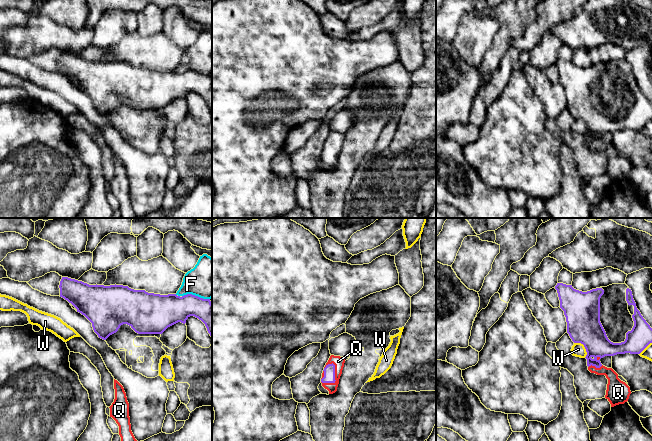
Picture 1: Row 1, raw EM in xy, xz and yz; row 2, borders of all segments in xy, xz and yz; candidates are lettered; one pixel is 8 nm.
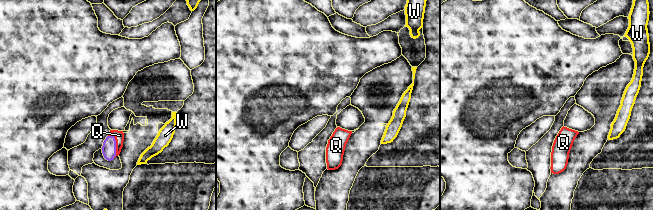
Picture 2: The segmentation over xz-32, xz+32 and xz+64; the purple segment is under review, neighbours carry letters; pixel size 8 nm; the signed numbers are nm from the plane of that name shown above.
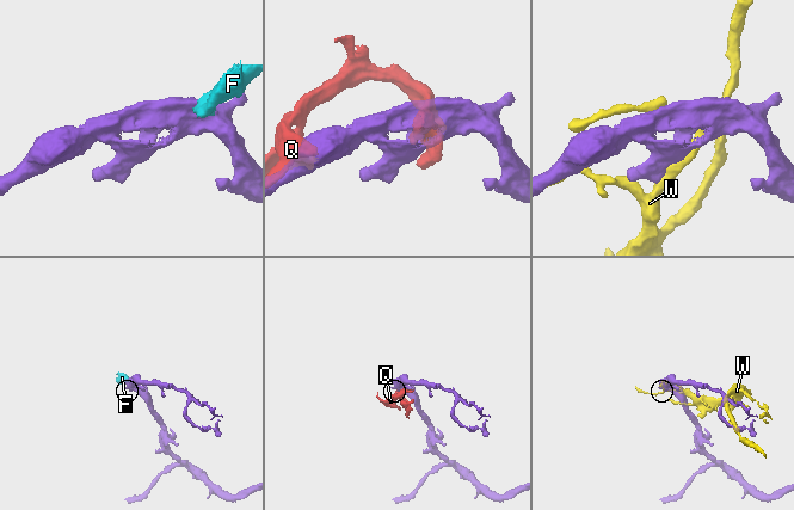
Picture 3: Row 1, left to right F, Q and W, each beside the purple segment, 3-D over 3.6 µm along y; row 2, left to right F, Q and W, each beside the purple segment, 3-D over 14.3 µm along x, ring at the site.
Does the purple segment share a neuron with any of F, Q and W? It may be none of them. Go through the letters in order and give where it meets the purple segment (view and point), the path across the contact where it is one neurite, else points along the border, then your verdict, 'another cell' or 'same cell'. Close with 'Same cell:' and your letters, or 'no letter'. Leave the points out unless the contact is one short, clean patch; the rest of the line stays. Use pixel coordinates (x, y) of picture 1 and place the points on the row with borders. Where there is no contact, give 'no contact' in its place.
F: contact xy (196, 296); border xy (182, 295), (194, 294), (209, 299); another cell
Q: contact xz (334, 378); way xz (329, 371), (334, 378), (334, 366), (338, 361); same cell
W: contact yz (584, 346); another cell
Same cell: Q

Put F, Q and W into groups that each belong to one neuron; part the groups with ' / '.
F / Q / W

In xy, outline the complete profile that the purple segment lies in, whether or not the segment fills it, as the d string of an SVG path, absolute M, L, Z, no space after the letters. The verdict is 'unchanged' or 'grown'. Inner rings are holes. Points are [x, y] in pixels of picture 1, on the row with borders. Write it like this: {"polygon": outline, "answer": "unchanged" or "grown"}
{"polygon": "M62 277L59 288L60 297L71 303L77 309L77 312L86 317L92 323L94 332L103 340L116 333L123 324L129 325L138 334L162 334L168 327L178 322L185 324L190 316L201 320L212 337L212 303L210 299L203 299L192 294L182 297L176 294L160 295L148 293L145 290L134 290L128 286L116 284L110 286L89 285L68 277Z", "answer": "unchanged"}

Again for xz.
{"polygon": "M331 355L324 367L321 383L322 386L329 391L329 394L337 391L344 363L345 358Z", "answer": "grown"}

